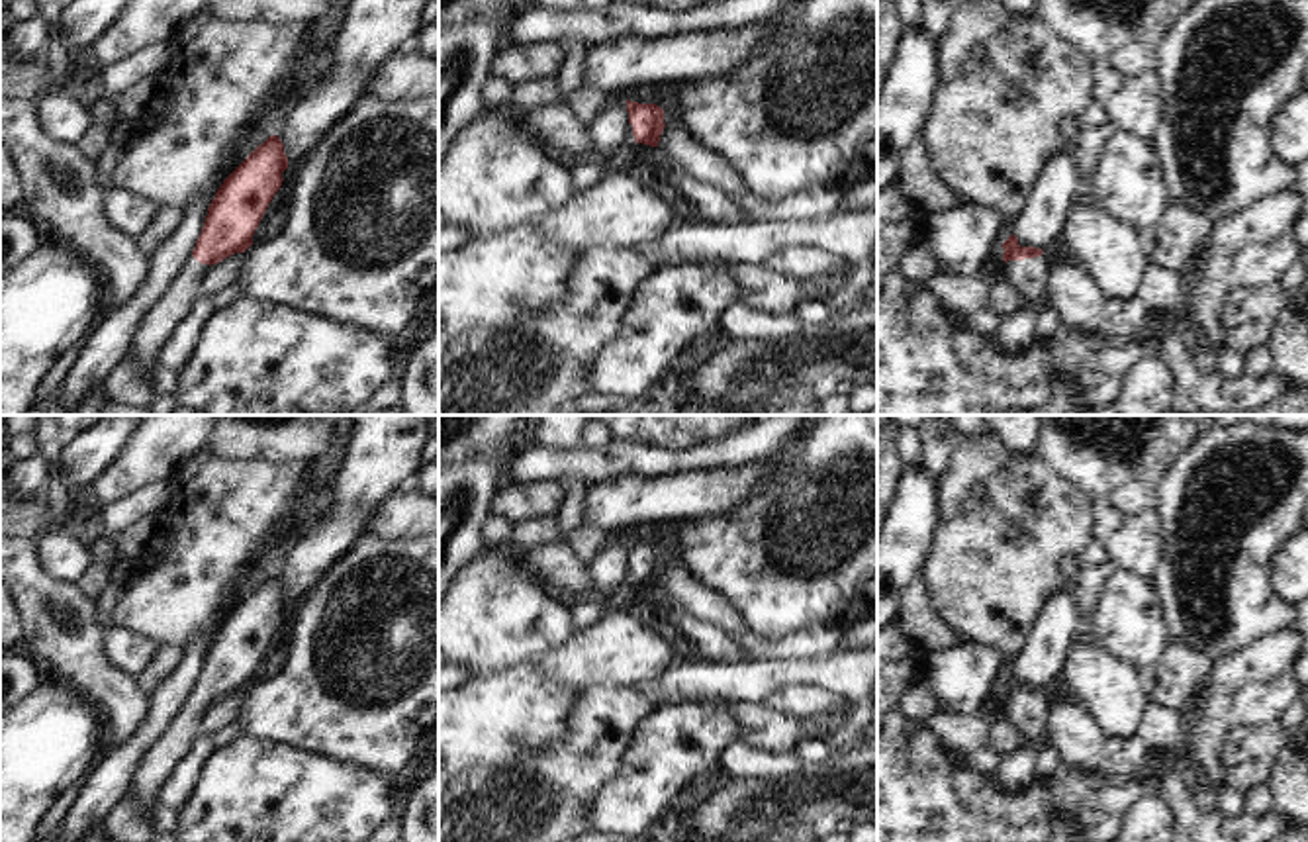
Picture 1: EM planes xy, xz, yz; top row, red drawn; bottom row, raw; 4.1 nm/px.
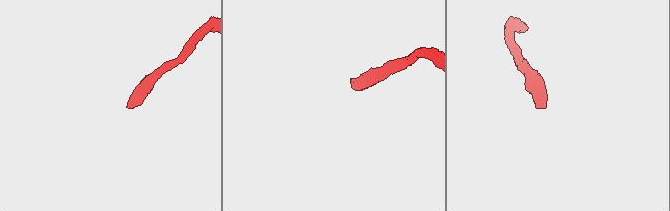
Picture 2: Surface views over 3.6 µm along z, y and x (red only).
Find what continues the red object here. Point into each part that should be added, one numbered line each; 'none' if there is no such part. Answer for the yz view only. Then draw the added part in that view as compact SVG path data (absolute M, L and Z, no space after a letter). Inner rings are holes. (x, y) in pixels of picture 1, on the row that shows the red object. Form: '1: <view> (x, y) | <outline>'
1: yz (1032, 275) | M1042 255L1036 258L1004 262L1004 278L1018 284L1024 290L1026 300L1034 300L1044 292L1046 284L1051 280L1051 270L1048 268Z

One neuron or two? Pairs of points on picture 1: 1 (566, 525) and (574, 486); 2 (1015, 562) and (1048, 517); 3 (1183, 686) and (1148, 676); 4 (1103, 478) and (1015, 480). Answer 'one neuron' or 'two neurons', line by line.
1: one neuron
2: one neuron
3: two neurons
4: two neurons

